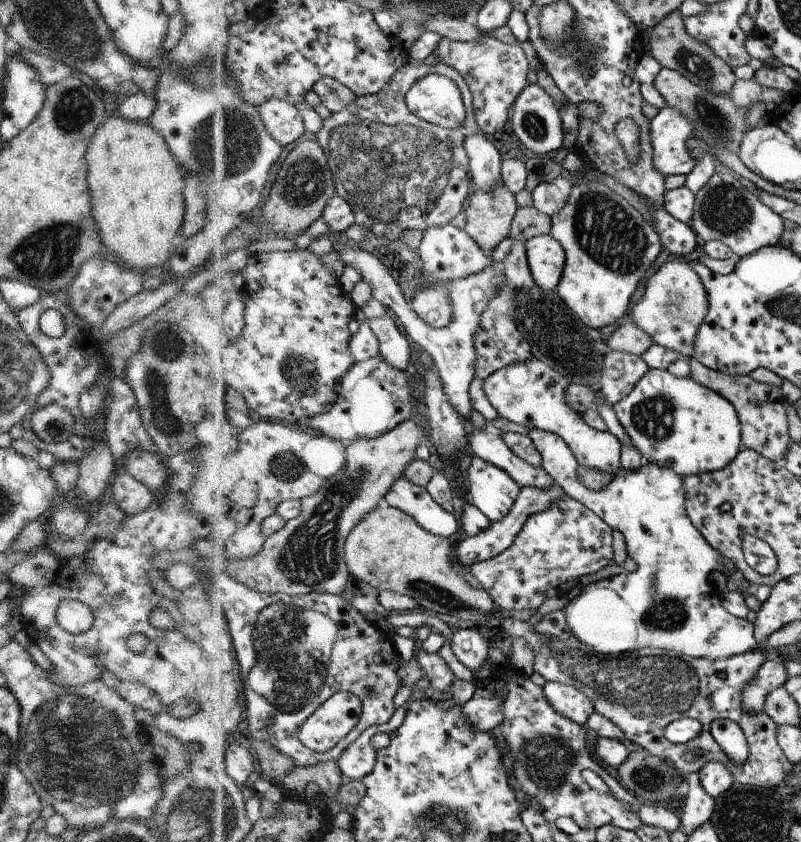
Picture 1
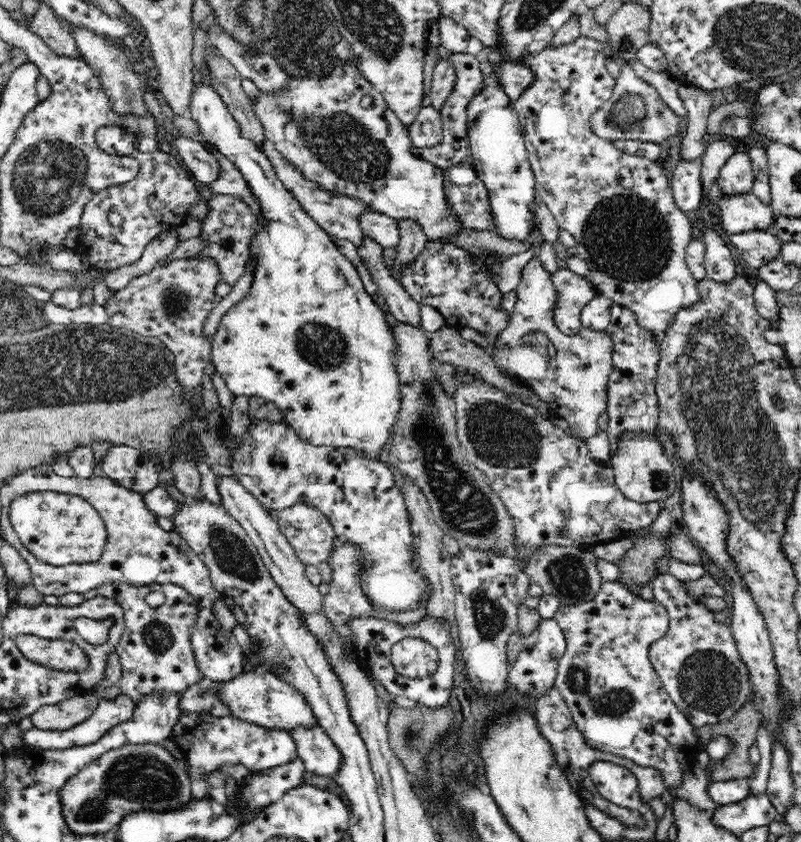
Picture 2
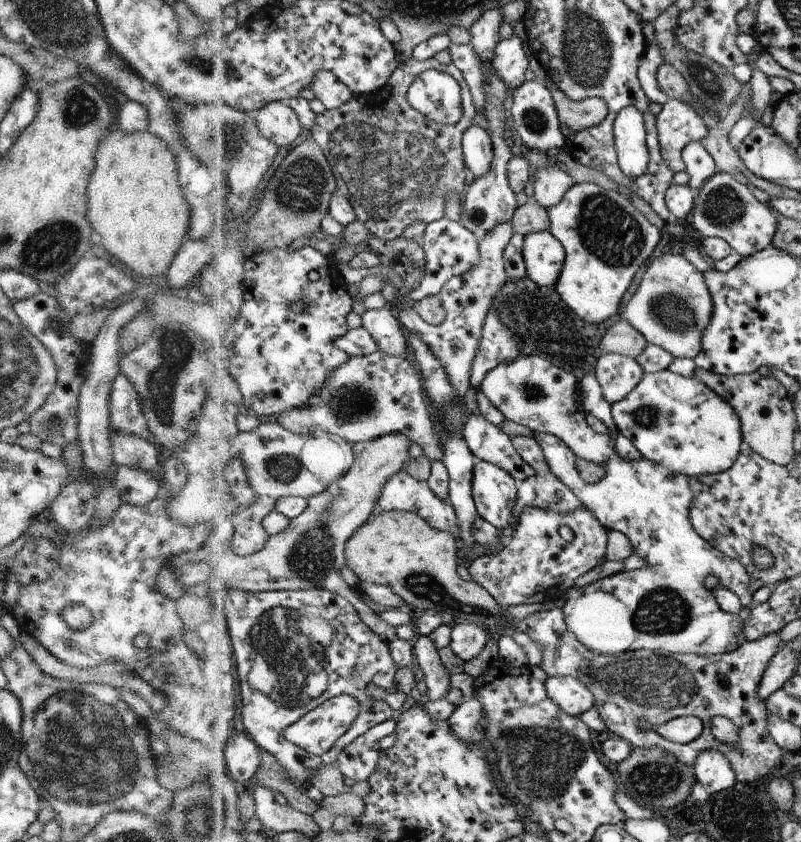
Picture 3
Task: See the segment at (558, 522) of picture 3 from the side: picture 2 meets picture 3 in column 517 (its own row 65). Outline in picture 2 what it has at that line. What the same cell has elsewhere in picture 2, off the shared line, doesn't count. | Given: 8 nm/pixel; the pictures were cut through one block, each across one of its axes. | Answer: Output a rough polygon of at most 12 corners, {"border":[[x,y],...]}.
{"border":[[608,46],[514,60],[535,192],[596,292],[661,340],[699,300],[657,161],[589,118]]}

